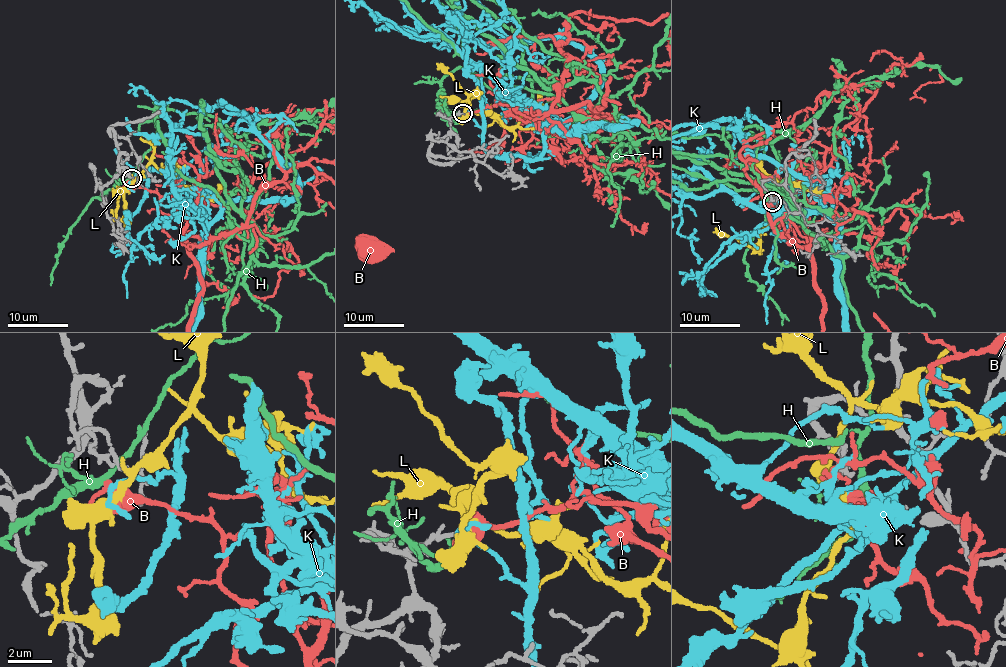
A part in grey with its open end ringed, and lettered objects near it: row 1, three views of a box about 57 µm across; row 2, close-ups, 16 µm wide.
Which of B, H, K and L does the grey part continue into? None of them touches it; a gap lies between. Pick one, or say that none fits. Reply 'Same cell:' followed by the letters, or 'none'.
Same cell: L

